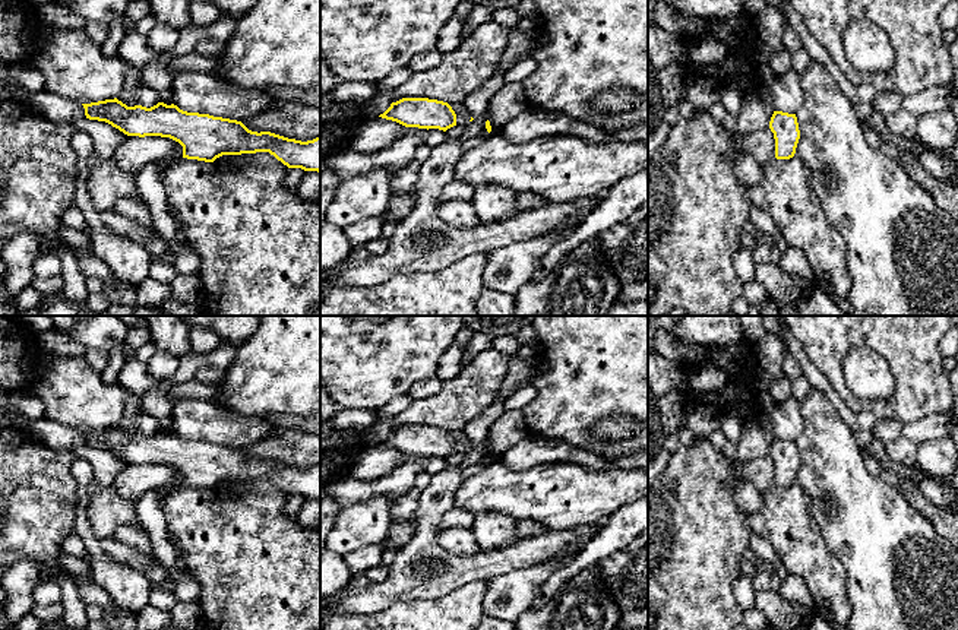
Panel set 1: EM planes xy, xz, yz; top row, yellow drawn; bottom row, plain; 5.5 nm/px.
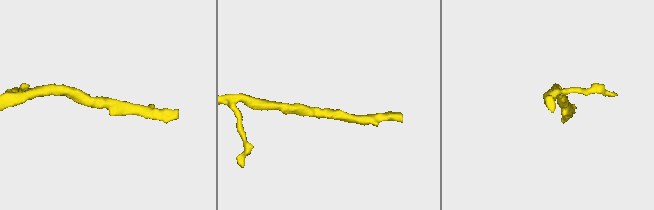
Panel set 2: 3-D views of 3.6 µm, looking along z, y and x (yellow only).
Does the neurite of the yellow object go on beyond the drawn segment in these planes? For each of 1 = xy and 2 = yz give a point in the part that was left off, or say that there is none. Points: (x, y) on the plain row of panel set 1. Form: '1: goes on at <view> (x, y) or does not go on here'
1: does not go on here
2: does not go on here

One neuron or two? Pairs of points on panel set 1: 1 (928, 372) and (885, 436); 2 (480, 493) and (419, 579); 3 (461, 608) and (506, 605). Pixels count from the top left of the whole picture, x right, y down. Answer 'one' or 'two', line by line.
1: two
2: two
3: two

